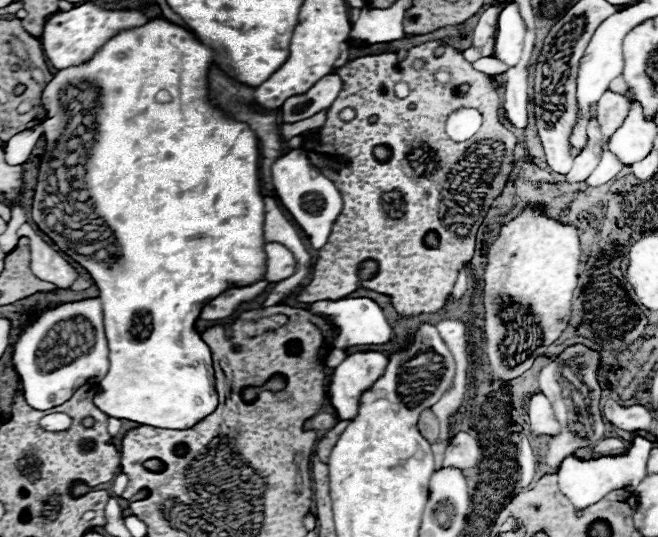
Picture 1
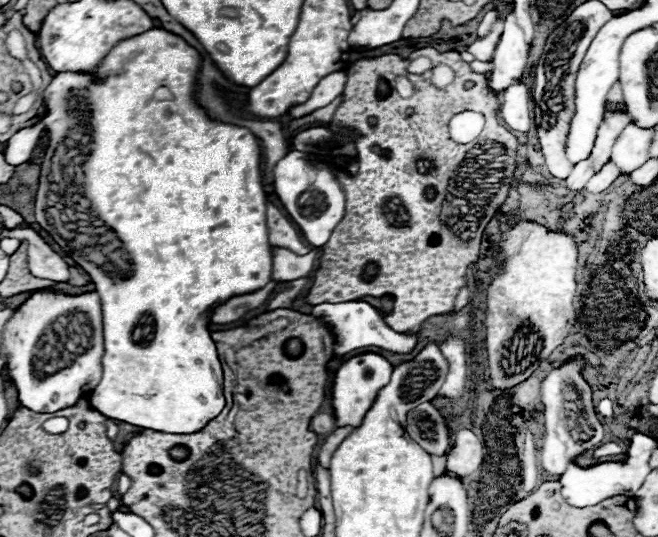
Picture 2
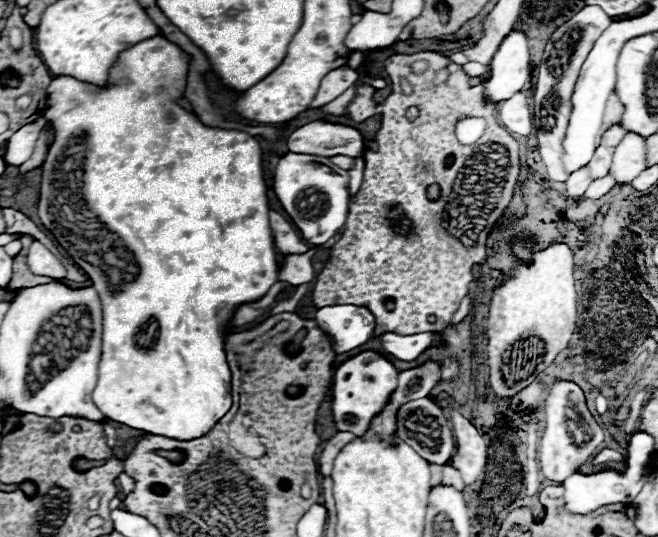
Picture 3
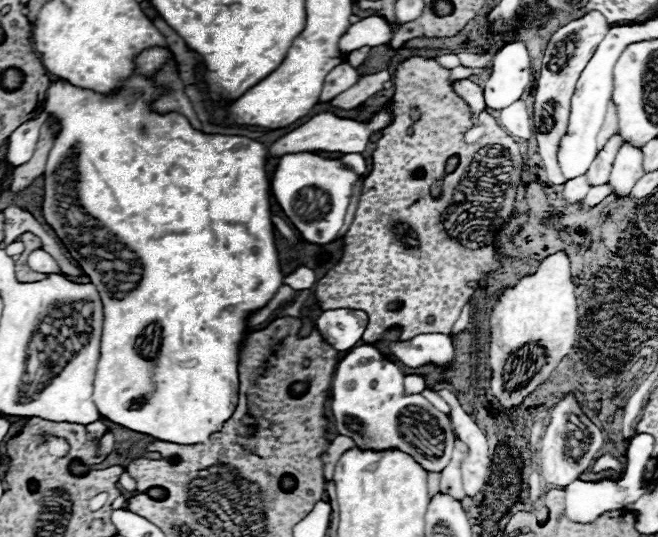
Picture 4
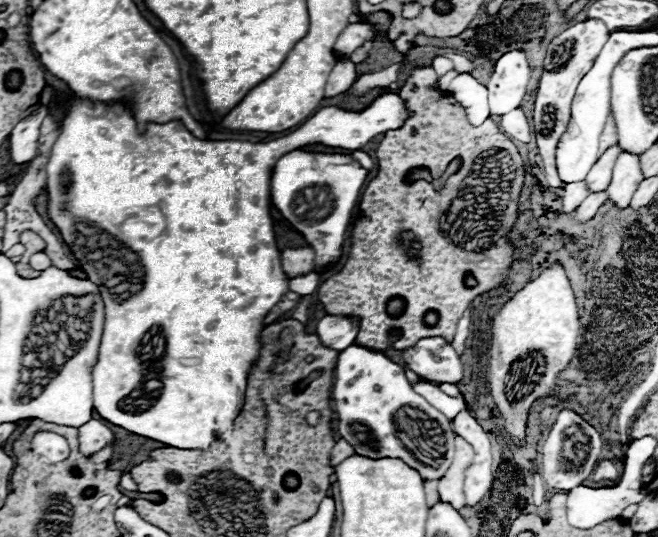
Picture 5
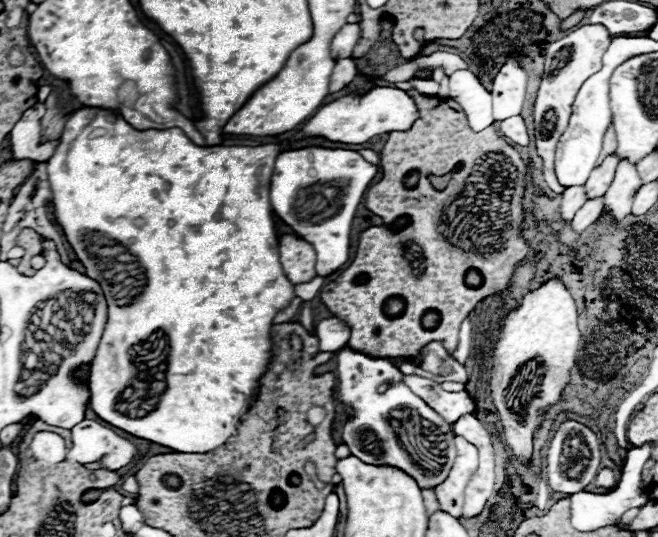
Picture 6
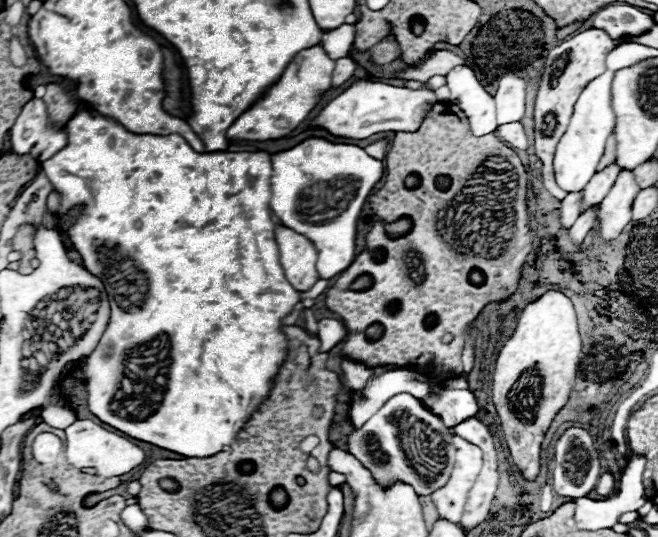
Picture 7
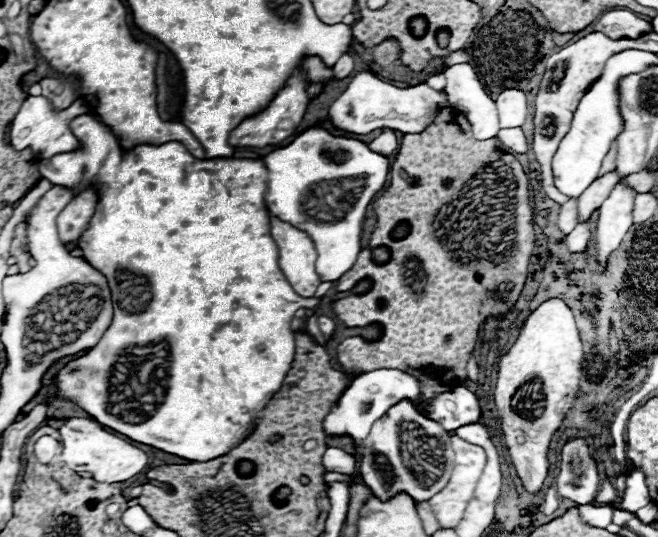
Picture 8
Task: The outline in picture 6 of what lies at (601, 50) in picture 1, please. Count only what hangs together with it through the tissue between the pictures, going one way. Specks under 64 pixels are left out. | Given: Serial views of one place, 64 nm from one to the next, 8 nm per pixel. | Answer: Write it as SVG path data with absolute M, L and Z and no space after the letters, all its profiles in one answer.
M614 36L608 50L602 56L602 68L580 86L580 92L578 92L574 106L572 106L574 110L570 116L570 124L568 124L564 136L560 136L560 142L556 148L554 168L556 168L556 176L562 186L582 186L588 180L590 172L596 168L596 160L602 150L604 132L612 122L610 94L608 94L610 92L610 76L616 66L620 66L624 60L628 60L632 56L636 56L636 36Z

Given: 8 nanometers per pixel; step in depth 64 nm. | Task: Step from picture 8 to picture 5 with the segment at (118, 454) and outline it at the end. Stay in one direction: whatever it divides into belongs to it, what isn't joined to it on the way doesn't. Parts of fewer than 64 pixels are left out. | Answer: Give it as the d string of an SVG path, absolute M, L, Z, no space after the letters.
M90 420L84 426L80 426L78 436L80 436L80 452L84 456L92 456L104 444L114 442L112 430L108 426L104 426L100 420Z

